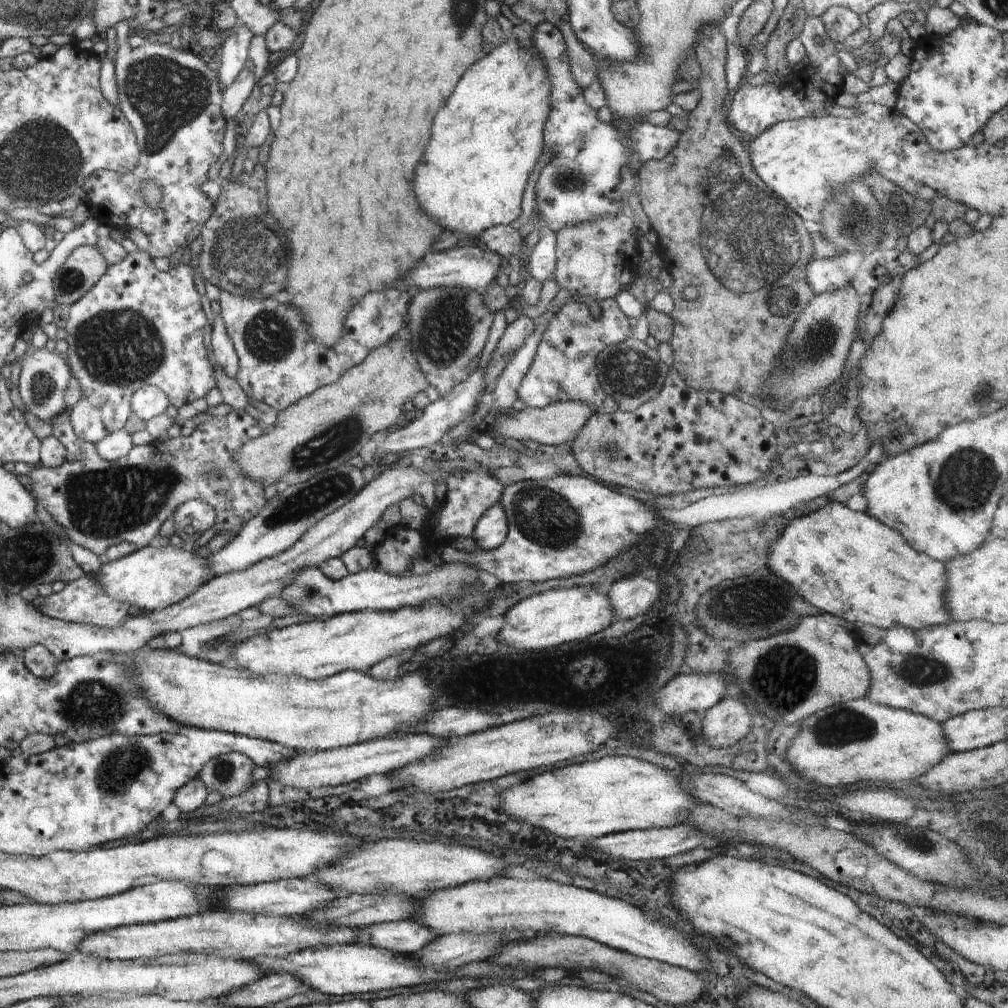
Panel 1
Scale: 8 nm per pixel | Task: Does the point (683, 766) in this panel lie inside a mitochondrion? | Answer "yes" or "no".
no

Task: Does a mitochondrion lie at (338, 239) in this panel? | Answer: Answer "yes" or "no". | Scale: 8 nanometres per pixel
no

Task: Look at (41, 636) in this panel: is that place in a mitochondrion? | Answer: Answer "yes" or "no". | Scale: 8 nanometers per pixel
no

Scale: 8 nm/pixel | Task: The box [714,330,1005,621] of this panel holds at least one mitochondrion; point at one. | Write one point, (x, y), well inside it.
(967, 479)

